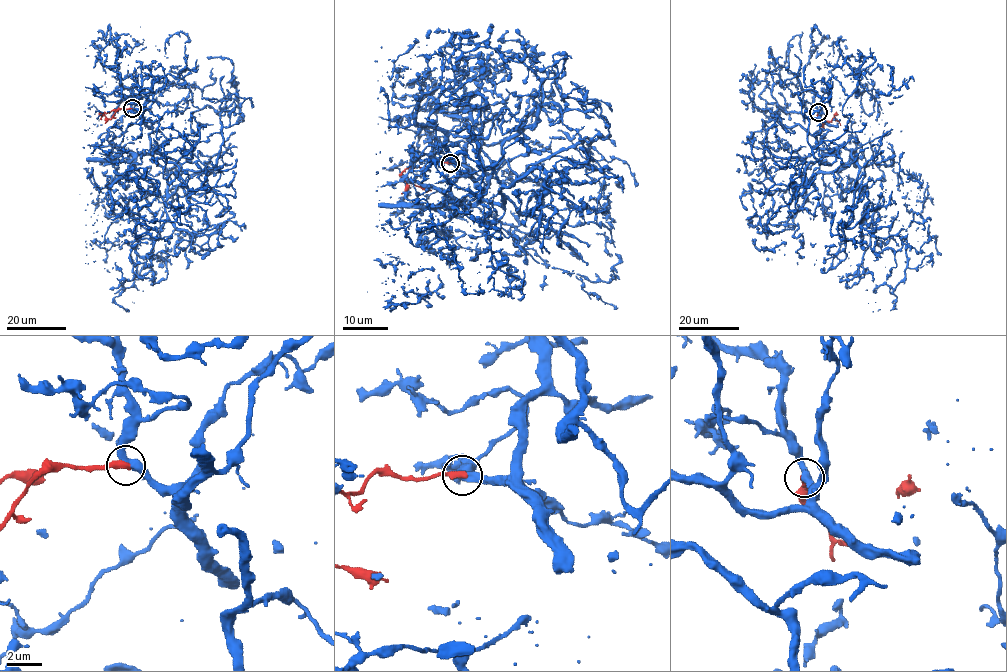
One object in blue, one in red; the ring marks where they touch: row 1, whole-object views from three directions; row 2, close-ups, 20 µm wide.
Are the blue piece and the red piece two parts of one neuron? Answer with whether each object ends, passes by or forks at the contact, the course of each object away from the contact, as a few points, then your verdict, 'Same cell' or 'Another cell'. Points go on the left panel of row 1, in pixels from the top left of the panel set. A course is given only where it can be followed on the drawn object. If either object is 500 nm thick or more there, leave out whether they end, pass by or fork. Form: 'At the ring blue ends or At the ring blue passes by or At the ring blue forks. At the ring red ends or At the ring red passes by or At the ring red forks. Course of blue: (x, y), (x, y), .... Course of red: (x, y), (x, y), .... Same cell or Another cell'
At the ring blue passes by. At the ring red ends. Course of blue: (132, 108), (156, 149), (133, 166), (155, 271), (137, 276), (89, 162). Course of red: (132, 108), (117, 109), (110, 119), (101, 114), (119, 109). Same cell

